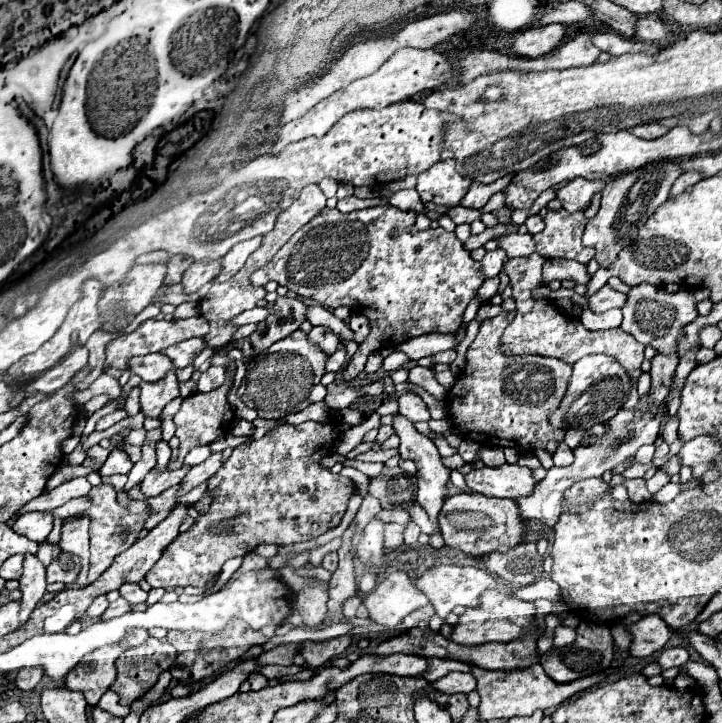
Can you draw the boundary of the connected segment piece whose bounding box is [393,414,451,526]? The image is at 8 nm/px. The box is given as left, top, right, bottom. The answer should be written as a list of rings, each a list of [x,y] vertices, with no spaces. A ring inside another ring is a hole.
[[[395,414],[395,420],[393,420],[393,428],[395,432],[399,434],[401,438],[401,444],[399,444],[399,452],[401,452],[401,458],[409,458],[415,462],[417,466],[417,480],[419,480],[419,492],[417,492],[417,502],[421,504],[421,508],[429,514],[429,520],[437,526],[437,516],[441,512],[441,506],[447,498],[447,482],[449,482],[449,474],[451,470],[447,466],[443,466],[441,462],[441,456],[437,452],[437,446],[433,444],[433,440],[429,440],[427,436],[419,434],[415,430],[415,426],[411,422],[407,422],[407,418],[403,418],[401,414]]]

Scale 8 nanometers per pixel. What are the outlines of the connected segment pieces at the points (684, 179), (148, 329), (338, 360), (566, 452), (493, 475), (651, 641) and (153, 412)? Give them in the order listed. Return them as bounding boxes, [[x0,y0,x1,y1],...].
[[671,172,701,196],[105,316,209,378],[327,344,347,372],[553,442,573,466],[465,464,537,498],[629,614,673,658],[141,374,179,418]]

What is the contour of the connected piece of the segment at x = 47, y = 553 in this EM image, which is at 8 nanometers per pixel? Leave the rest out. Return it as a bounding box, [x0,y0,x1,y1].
[37,542,61,566]

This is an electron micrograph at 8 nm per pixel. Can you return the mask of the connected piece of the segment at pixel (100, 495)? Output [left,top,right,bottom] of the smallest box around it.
[85,484,149,584]

